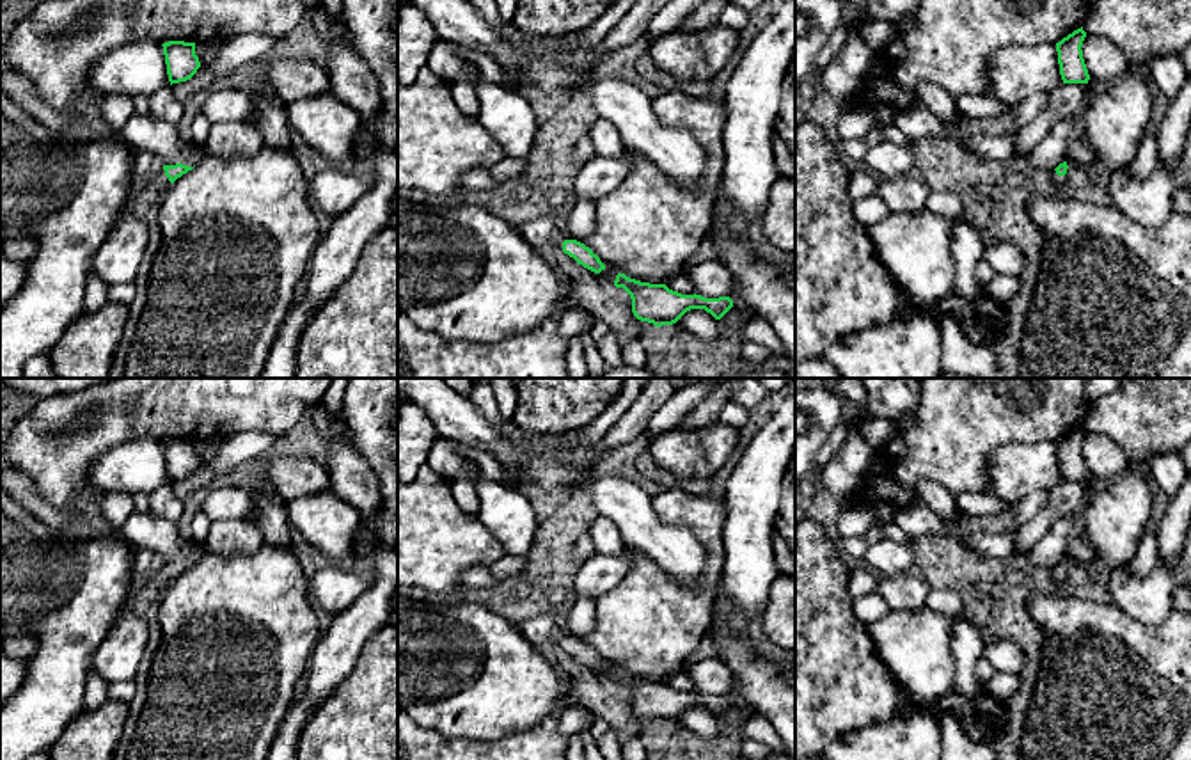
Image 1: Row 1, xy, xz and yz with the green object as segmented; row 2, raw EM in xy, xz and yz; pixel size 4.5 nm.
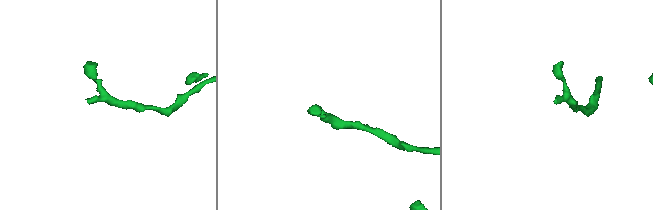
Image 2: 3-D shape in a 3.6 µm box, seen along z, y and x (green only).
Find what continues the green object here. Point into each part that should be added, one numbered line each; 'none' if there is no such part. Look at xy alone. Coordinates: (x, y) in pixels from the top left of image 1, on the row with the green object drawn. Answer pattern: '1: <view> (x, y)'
1: xy (158, 180)

